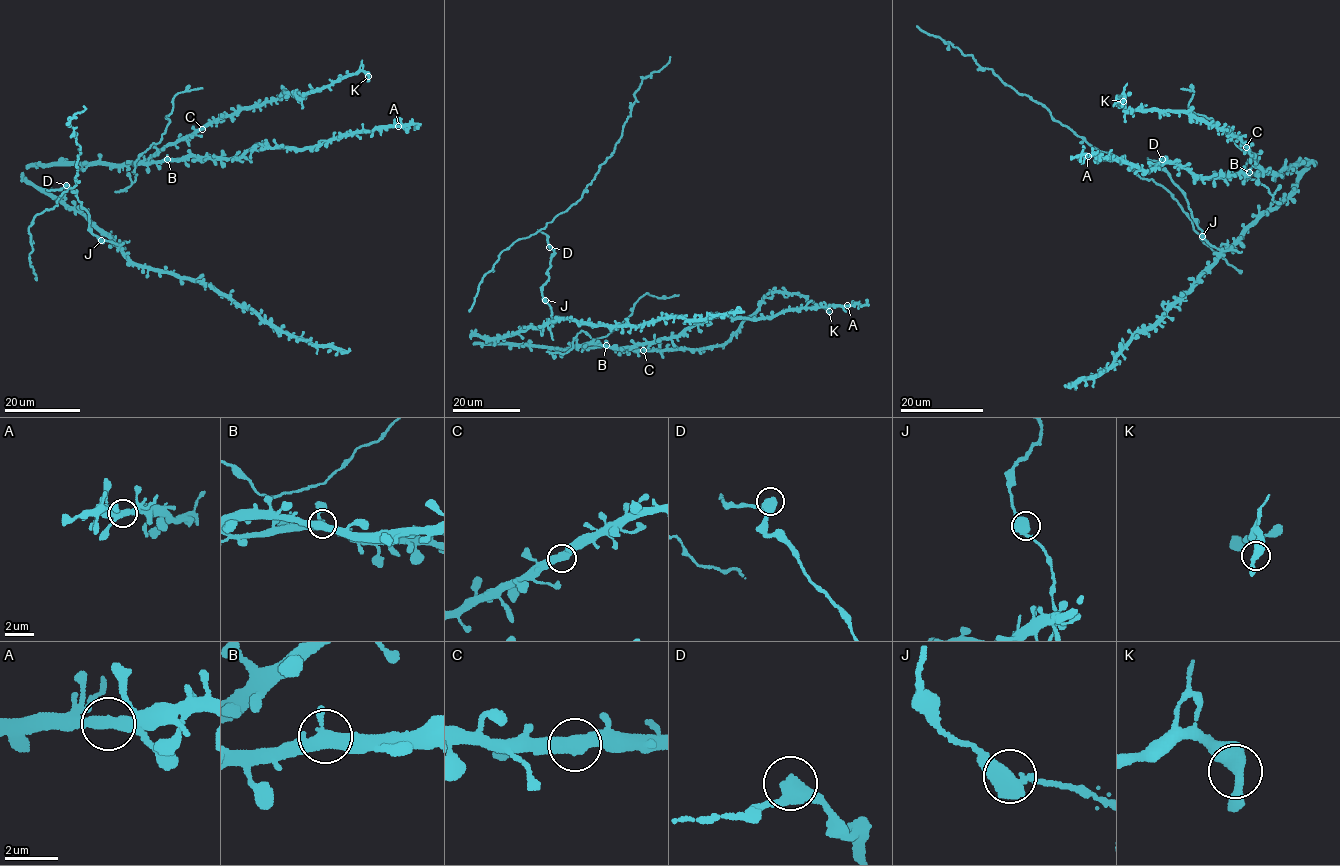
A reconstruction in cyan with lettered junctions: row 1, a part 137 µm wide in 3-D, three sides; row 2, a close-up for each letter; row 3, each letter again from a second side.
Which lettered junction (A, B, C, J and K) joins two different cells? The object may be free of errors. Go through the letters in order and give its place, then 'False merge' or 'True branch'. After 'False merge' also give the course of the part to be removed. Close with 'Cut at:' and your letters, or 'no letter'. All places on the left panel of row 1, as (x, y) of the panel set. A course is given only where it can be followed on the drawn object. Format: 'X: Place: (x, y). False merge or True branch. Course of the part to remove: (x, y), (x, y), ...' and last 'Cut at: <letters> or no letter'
A: Place: (398, 126). True branch
B: Place: (167, 159). True branch
C: Place: (202, 129). True branch
J: Place: (101, 240). False merge. Course of the part to remove: (102, 239), (90, 230), (88, 212), (81, 206), (75, 192), (69, 188), (47, 189)
K: Place: (368, 76). True branch
Cut at: J

